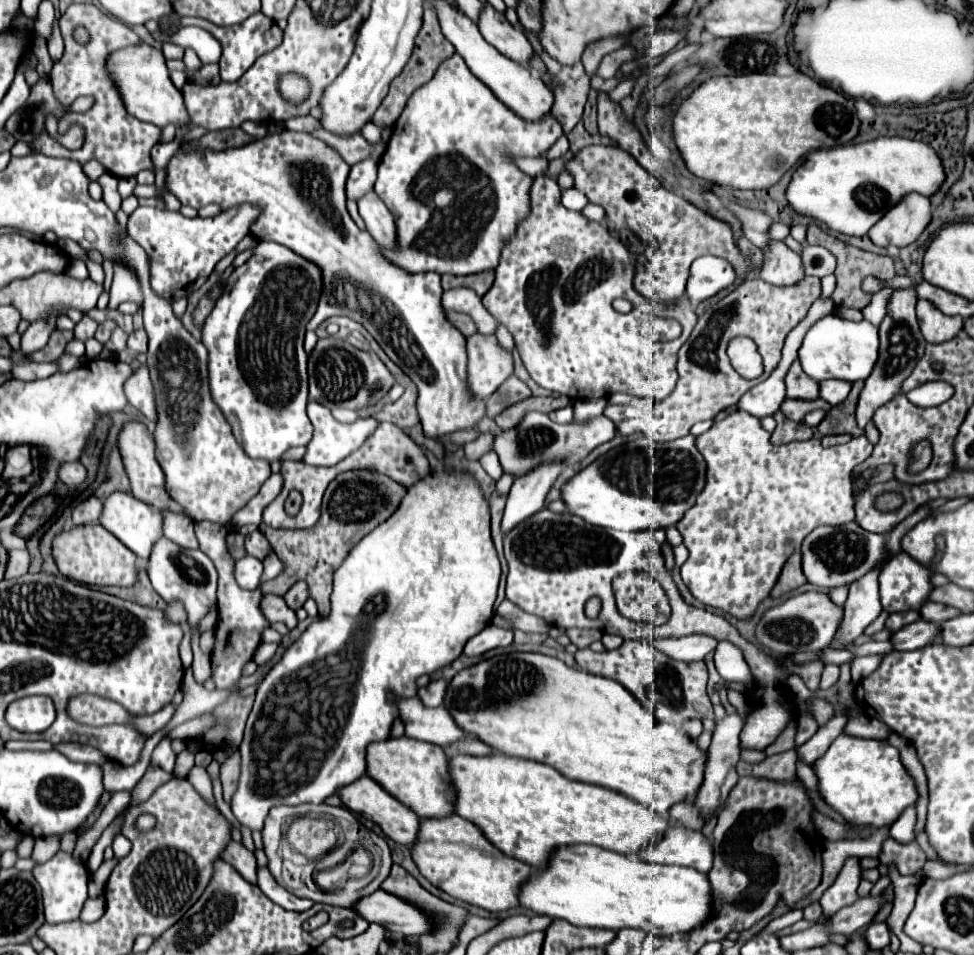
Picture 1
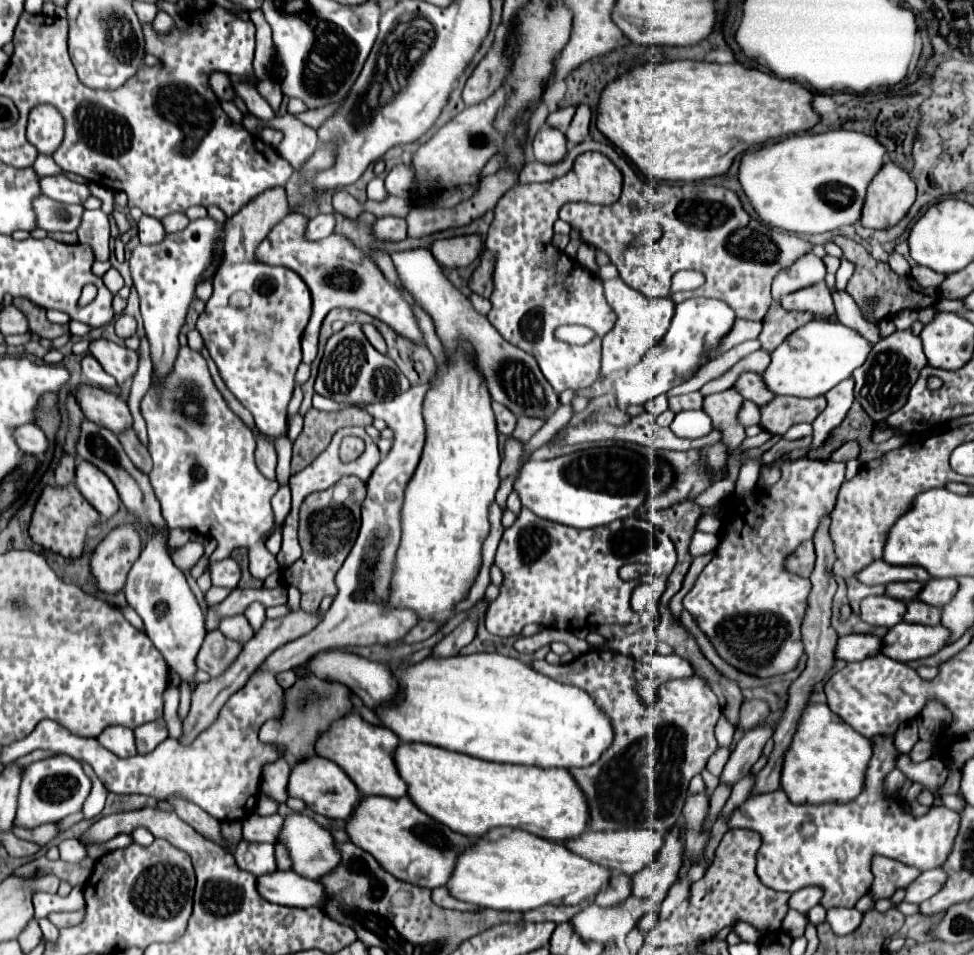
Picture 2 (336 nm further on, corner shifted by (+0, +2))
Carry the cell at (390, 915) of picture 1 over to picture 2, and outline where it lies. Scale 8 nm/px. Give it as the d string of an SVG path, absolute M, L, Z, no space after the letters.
M276 870L274 874L270 872L258 876L256 890L264 900L280 906L292 906L292 908L320 906L326 900L324 888L320 888L318 882L308 880L292 870L288 872Z

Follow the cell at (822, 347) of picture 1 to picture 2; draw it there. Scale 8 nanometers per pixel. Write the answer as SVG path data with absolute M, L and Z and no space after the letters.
M810 320L792 336L788 336L774 352L770 366L762 372L762 380L770 392L776 396L796 396L796 398L816 398L826 394L830 388L850 378L852 372L864 364L870 352L870 342L862 338L856 330L840 322Z

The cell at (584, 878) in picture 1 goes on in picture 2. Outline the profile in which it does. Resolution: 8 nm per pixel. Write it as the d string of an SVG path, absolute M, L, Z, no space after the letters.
M492 828L460 854L446 888L456 900L482 908L528 912L544 904L580 904L584 898L596 896L610 876L608 868L570 852L560 842L540 840L518 828Z

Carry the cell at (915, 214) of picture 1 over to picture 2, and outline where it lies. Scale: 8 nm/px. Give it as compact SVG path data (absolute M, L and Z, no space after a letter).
M884 160L868 186L860 224L866 228L888 228L898 224L916 200L916 184L906 170Z

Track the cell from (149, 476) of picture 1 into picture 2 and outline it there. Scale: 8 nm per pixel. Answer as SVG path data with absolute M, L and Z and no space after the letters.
M80 384L74 392L78 406L84 416L98 426L112 430L114 434L124 432L124 428L132 426L132 416L128 404L120 400L116 394L110 394L102 388Z

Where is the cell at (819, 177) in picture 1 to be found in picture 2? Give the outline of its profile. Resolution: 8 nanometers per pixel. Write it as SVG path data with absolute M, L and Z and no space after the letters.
M830 130L824 134L792 134L782 138L780 142L742 154L738 182L756 214L766 224L794 234L822 234L860 220L860 208L864 204L866 188L872 176L880 170L880 164L884 164L884 158L886 148L878 140L862 132Z

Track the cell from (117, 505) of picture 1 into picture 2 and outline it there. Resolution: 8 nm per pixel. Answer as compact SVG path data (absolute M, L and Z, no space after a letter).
M76 460L76 472L74 472L74 484L80 490L80 494L104 516L112 518L120 506L120 496L112 484L112 480L94 464L88 464L86 460Z

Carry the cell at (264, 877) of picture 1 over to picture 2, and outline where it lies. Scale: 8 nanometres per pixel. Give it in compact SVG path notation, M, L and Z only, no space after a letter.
M240 840L236 844L234 858L242 870L246 870L254 876L262 876L262 874L276 870L274 844L258 844L258 842Z

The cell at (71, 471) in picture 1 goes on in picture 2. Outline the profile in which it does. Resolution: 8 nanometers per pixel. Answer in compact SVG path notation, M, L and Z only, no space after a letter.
M22 424L22 426L16 426L12 430L12 436L18 444L18 448L26 454L34 454L34 456L40 456L46 452L48 448L48 440L44 436L44 432L36 426L36 424Z

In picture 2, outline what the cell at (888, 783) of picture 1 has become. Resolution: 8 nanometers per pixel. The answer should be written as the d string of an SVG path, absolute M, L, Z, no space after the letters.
M808 704L802 710L802 716L798 720L794 738L790 748L784 754L782 762L782 774L780 774L780 788L786 792L792 804L822 804L822 802L848 802L860 794L860 788L864 784L864 772L868 766L868 760L872 758L872 746L870 740L860 736L854 728L844 724L830 708L828 704Z

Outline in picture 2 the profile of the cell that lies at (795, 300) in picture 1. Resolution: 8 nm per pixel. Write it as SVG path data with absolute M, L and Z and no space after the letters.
M772 304L772 308L766 314L764 328L758 336L762 348L766 352L774 352L774 348L780 346L788 334L792 334L810 320L812 316L808 316L806 312L786 312L784 308L776 308L776 304Z

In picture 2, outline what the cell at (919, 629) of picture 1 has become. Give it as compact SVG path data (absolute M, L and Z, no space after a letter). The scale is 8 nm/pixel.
M848 634L840 636L836 644L836 658L844 662L860 662L880 652L880 638L870 634Z

